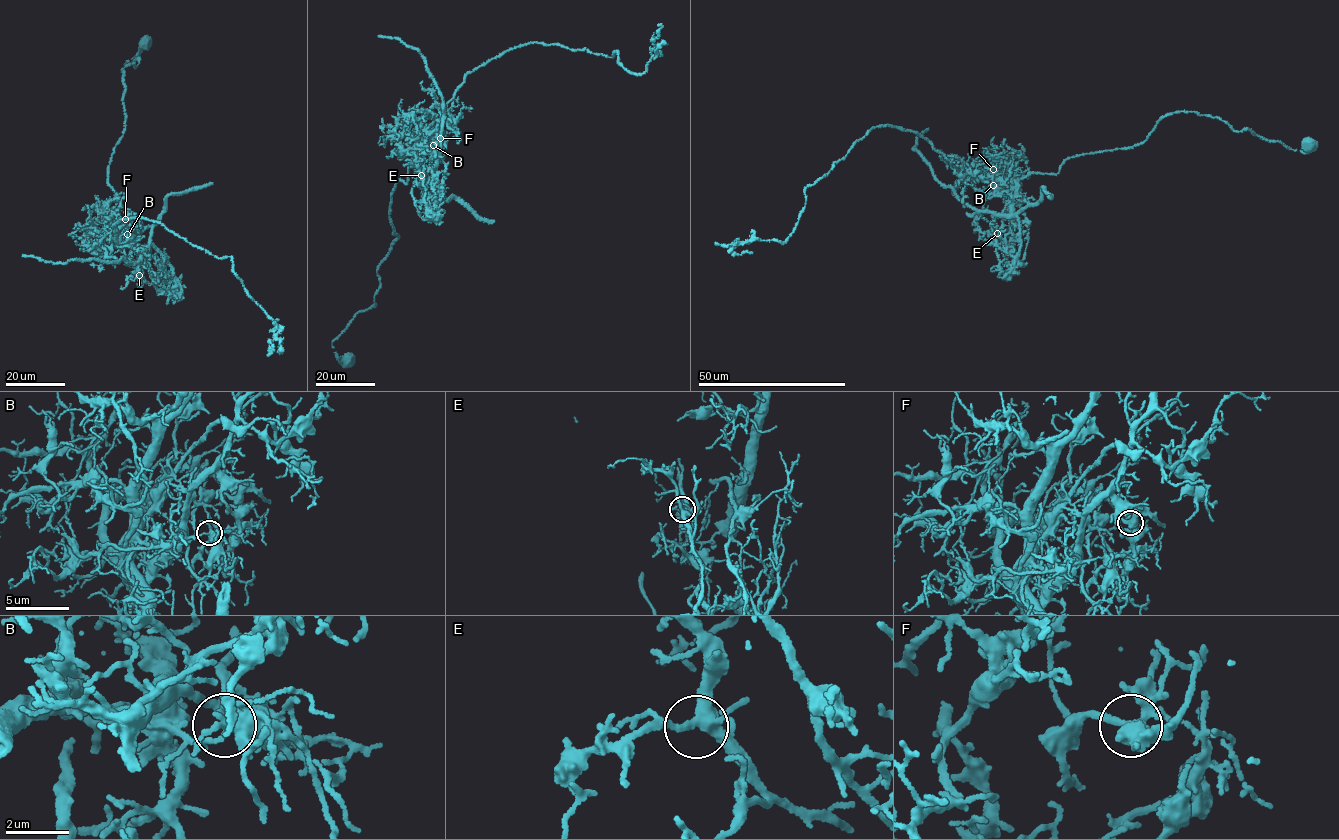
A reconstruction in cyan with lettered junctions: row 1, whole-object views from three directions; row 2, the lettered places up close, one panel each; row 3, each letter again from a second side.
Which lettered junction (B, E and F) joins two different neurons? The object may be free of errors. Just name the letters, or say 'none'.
B

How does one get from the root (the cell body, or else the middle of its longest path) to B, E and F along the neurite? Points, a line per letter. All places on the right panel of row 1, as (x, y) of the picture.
B: (1309, 143), (1290, 149), (1178, 111), (1131, 147), (993, 185)
E: (1309, 143), (1290, 149), (1219, 118), (1173, 112), (1138, 144), (1071, 157), (1055, 175), (1030, 172), (997, 233)
F: (1309, 143), (1290, 149), (1178, 111), (1142, 142), (1071, 157), (1055, 175), (1030, 172), (1010, 183), (993, 169)

